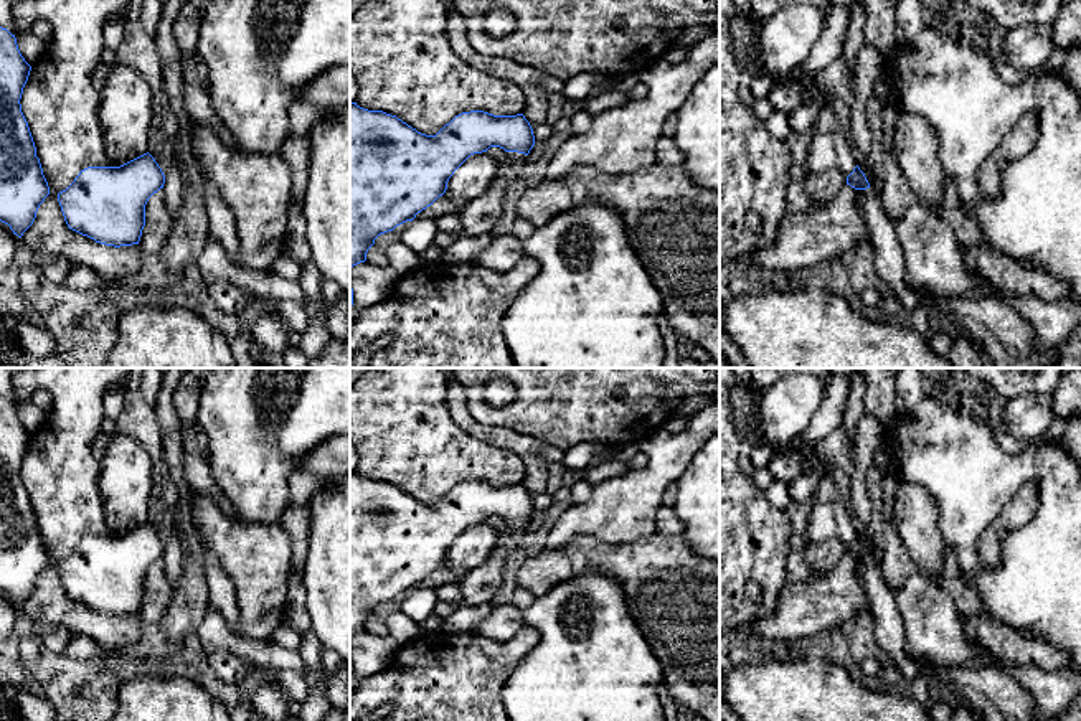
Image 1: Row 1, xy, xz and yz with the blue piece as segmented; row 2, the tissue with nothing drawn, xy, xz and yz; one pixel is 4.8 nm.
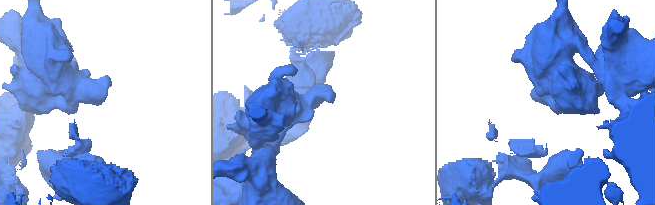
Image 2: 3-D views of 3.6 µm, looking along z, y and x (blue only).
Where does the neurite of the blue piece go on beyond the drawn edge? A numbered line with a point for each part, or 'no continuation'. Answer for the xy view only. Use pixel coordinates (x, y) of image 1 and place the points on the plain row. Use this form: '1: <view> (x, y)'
no continuation

